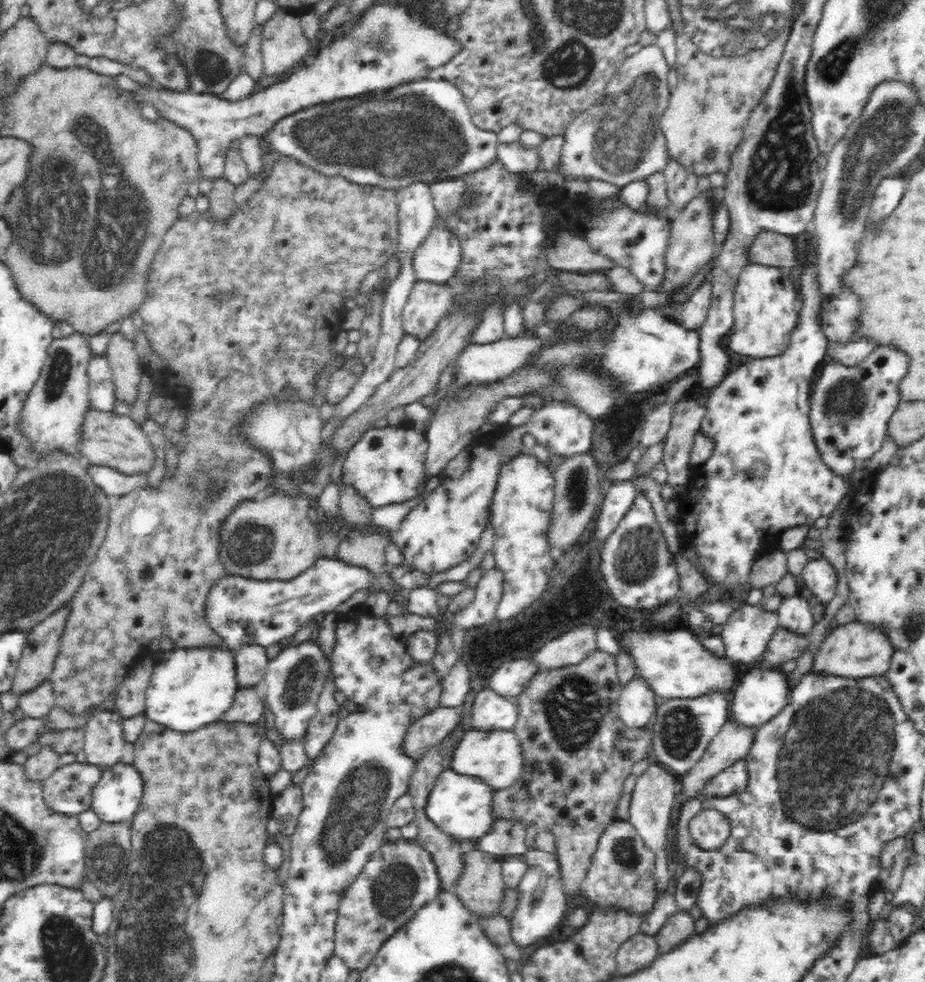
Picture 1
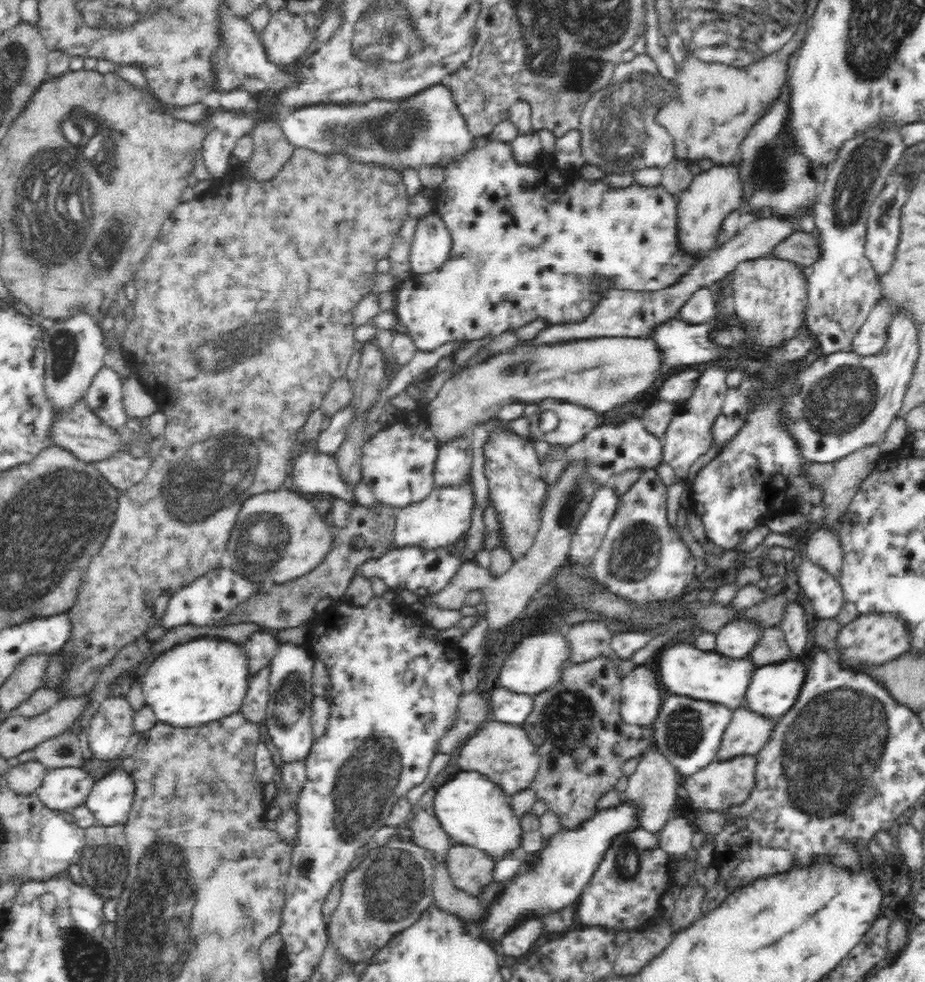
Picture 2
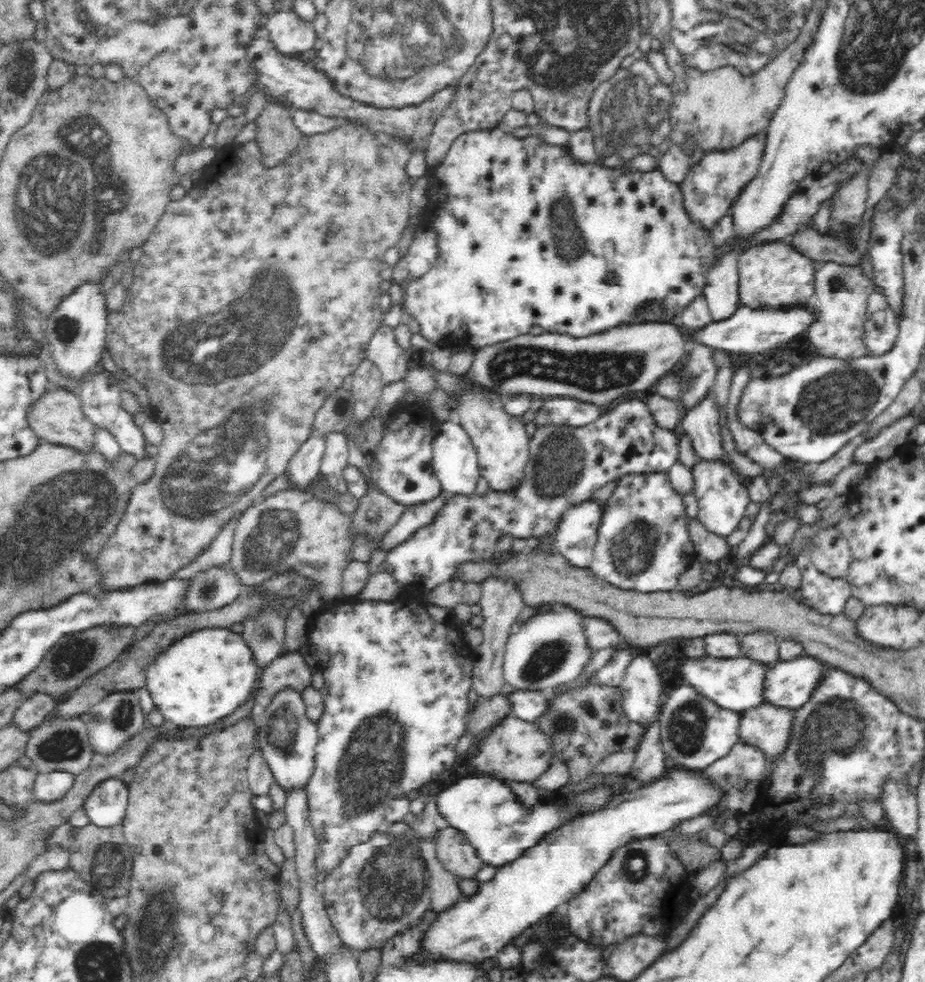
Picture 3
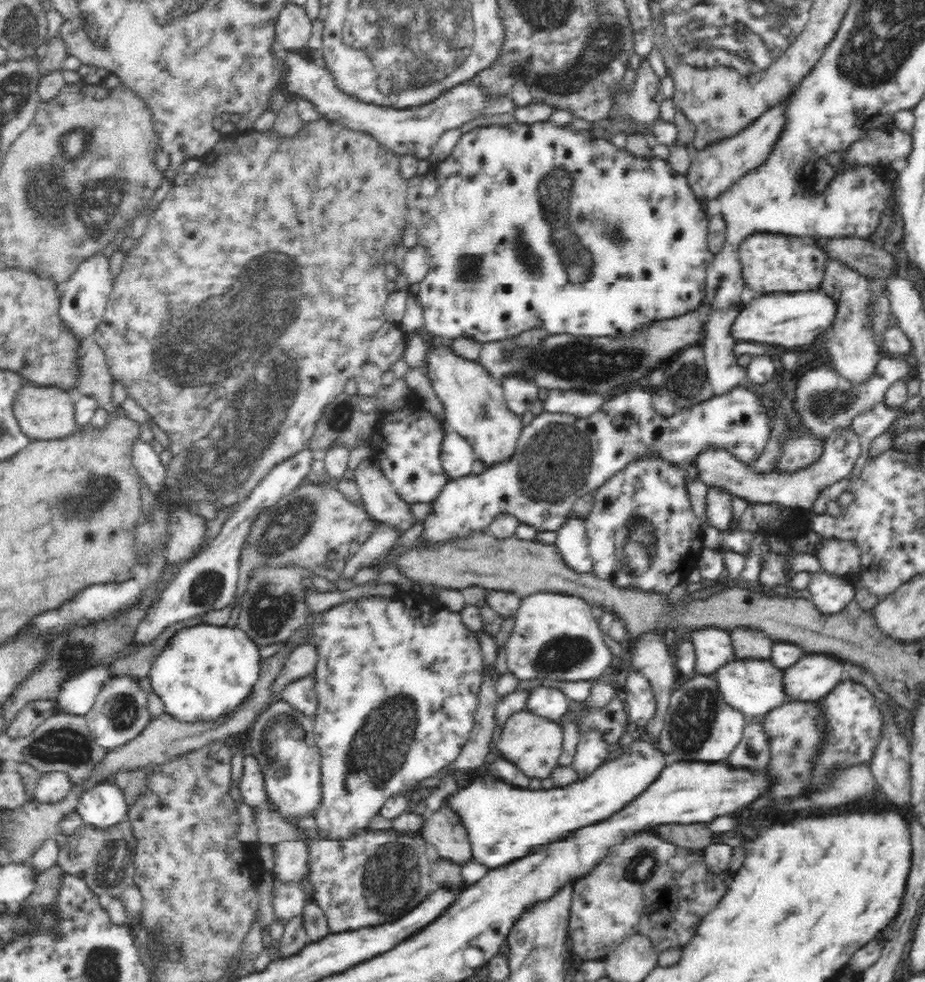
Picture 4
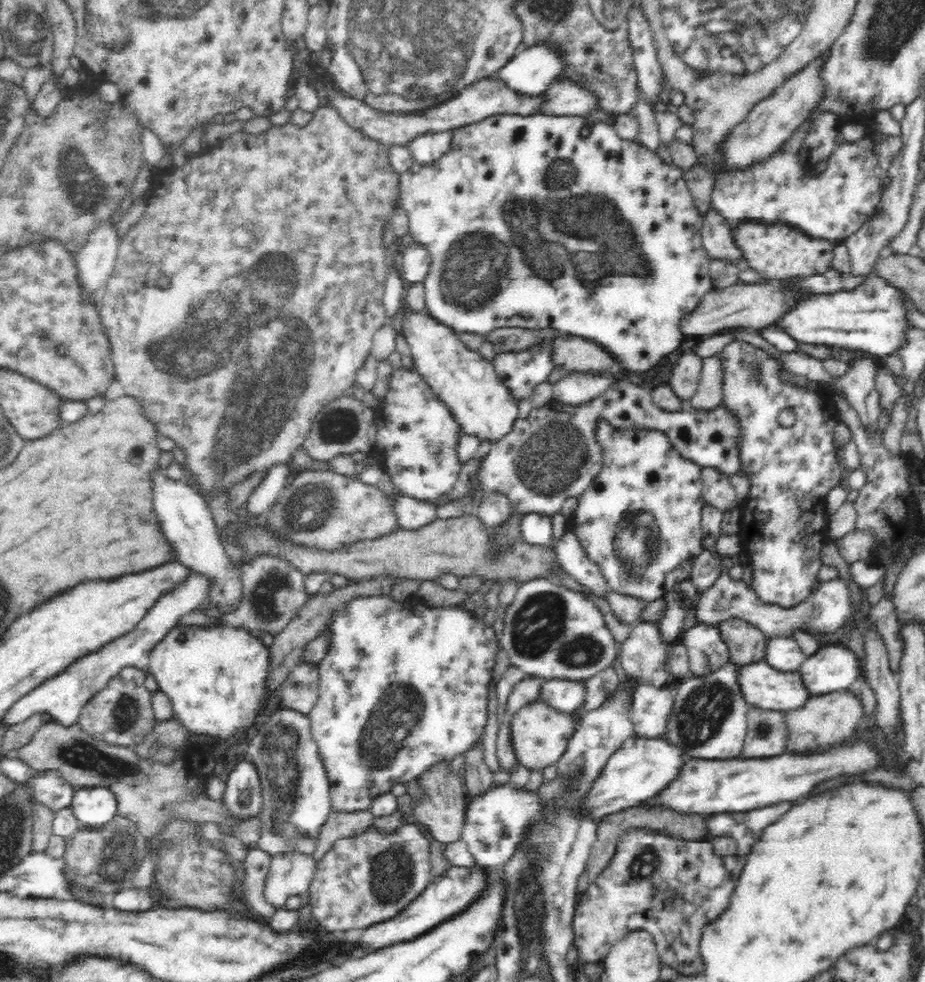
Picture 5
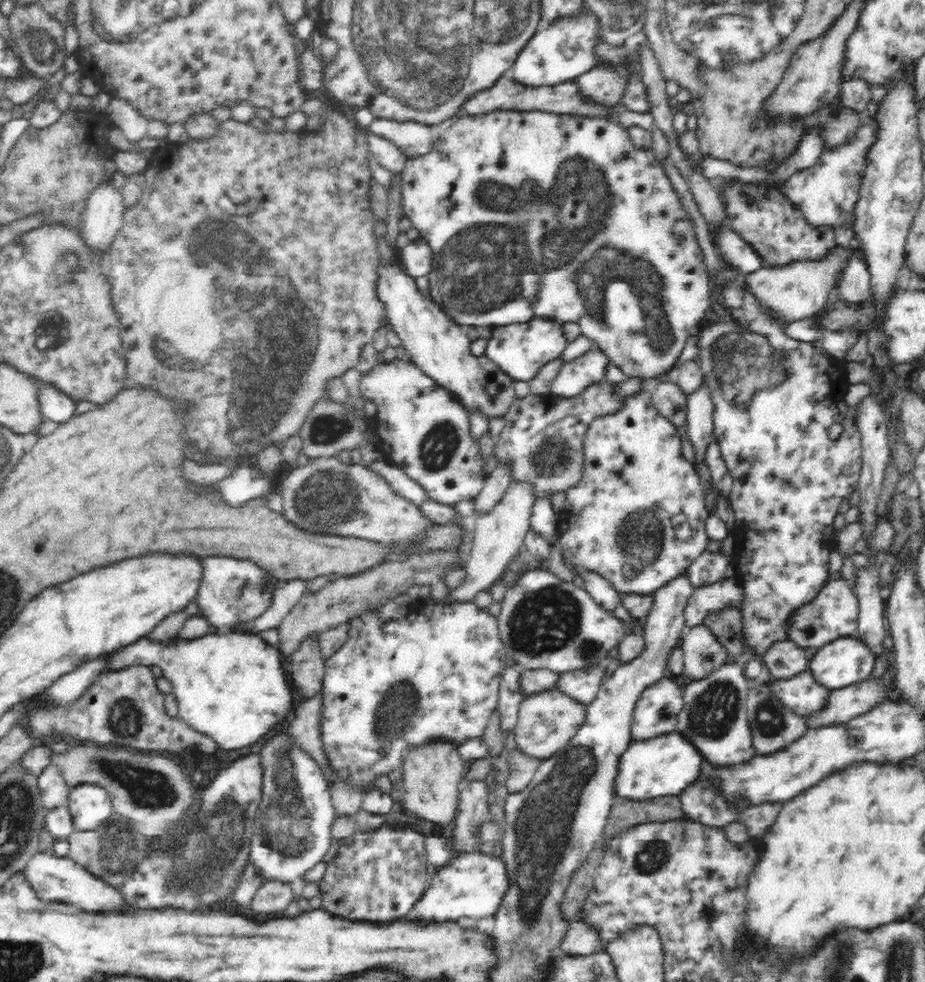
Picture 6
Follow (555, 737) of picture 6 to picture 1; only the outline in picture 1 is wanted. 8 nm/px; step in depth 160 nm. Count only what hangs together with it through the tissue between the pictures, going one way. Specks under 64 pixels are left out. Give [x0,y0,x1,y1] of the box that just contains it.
[449,730,523,791]

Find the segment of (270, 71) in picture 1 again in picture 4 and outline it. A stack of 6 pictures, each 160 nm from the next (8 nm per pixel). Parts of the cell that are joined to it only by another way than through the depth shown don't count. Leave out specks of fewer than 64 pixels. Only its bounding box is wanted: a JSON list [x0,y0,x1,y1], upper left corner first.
[275,4,312,52]

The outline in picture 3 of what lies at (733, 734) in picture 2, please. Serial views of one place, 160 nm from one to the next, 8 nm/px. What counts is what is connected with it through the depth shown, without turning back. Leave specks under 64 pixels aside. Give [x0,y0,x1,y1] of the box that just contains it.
[737,702,792,762]

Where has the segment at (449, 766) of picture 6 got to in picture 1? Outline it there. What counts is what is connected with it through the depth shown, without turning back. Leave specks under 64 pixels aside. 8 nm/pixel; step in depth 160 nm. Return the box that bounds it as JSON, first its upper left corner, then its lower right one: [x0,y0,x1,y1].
[453,851,506,920]

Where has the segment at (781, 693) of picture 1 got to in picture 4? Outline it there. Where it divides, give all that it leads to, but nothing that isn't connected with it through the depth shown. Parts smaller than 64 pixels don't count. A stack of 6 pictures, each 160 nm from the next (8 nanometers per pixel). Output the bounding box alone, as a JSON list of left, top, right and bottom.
[782,654,844,702]

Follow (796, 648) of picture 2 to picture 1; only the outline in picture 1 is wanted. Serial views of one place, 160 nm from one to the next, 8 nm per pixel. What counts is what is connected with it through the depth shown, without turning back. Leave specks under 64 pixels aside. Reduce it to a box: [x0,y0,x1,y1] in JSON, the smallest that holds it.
[777,594,815,633]

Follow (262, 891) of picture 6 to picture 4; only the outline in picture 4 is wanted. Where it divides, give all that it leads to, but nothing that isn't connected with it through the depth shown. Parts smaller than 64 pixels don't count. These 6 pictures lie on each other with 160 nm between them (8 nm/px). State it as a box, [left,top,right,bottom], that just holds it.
[273,840,309,881]

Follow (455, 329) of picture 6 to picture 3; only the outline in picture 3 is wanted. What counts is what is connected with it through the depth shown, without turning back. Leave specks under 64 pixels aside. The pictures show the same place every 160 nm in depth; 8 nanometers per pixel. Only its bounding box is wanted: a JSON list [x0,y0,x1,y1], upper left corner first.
[455,389,531,493]

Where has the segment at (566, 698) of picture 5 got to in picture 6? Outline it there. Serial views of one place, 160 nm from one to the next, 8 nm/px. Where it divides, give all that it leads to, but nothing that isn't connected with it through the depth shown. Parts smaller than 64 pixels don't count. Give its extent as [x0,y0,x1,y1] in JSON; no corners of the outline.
[554,666,604,706]

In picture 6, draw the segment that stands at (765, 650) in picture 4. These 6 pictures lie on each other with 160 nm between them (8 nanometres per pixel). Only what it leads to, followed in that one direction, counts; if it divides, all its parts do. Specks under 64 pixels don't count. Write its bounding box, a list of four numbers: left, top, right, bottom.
[703,609,755,660]

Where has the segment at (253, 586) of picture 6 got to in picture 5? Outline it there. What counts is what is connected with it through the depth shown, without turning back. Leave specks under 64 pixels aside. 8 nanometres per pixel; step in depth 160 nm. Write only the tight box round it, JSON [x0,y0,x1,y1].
[152,467,242,613]

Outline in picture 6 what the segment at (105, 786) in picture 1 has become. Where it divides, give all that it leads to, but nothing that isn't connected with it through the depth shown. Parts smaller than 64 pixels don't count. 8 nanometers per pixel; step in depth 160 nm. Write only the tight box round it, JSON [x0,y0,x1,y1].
[68,784,114,830]

